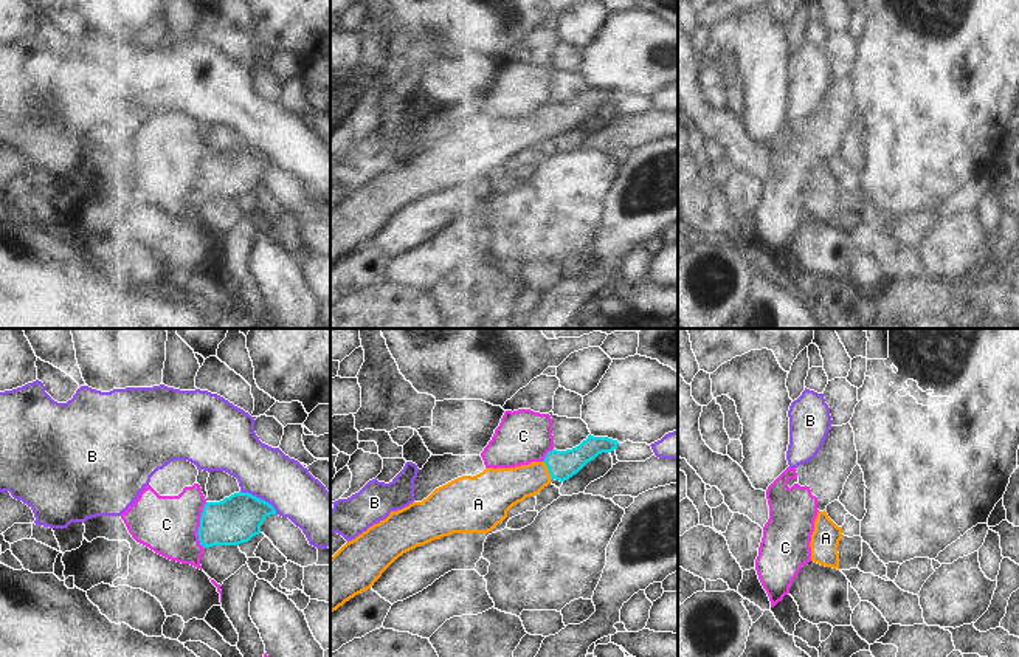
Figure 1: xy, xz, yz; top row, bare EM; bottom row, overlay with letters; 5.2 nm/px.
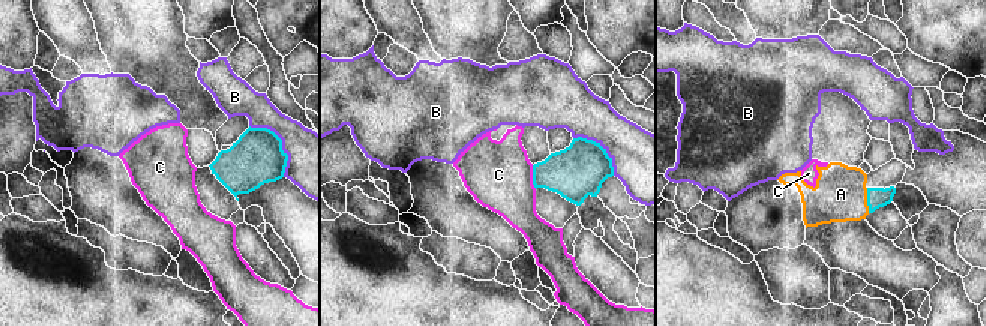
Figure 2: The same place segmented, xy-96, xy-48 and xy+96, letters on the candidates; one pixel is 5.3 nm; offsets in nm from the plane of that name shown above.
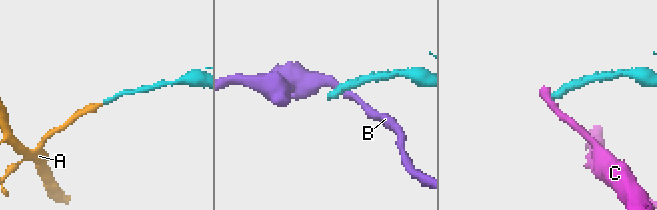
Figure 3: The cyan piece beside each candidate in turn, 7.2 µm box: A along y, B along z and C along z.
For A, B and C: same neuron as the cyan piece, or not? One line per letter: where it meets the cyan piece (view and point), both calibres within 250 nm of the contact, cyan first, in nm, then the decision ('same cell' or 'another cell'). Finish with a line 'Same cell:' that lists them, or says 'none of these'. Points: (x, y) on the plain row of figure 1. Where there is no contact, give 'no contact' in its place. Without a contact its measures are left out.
A: xz (548, 121) | 150/200 nm | same cell
B: xy (258, 151) | 240/280 nm | another cell
C: xy (200, 178) | 240/300 nm | another cell
Same cell: A

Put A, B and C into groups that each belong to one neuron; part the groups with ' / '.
A / B / C

